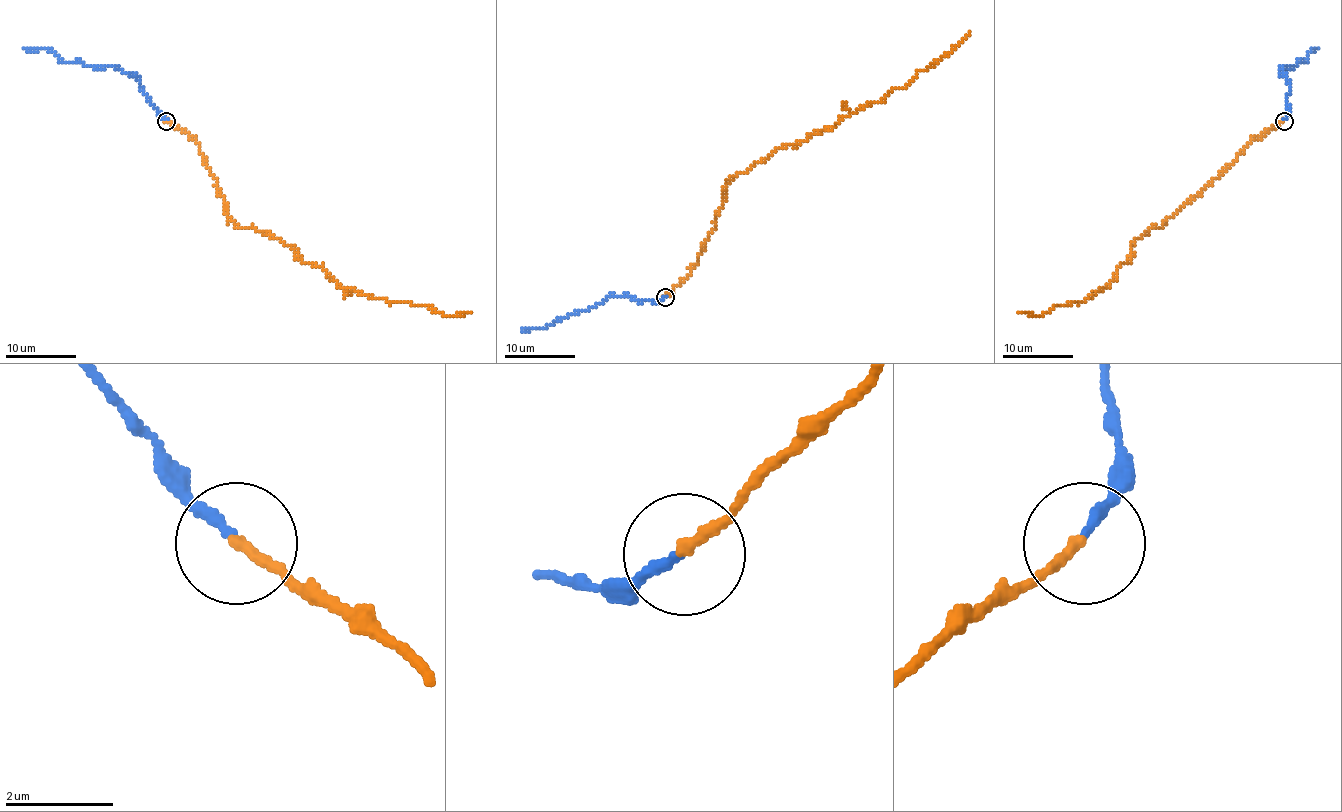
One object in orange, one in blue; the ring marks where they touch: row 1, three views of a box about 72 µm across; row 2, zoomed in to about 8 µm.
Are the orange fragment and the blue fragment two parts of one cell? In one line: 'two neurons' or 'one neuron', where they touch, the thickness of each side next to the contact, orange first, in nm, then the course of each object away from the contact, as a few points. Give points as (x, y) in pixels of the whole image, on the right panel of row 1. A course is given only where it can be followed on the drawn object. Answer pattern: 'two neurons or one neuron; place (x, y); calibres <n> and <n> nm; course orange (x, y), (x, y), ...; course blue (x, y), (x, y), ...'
two neurons; place (1284, 121); calibres 200 and 180 nm; course orange (1284, 121), (1252, 142), (1160, 229), (1151, 227), (1135, 239), (1132, 259), (1105, 287), (1044, 315), (1019, 312); course blue (1284, 119), (1289, 114), (1289, 82), (1282, 75), (1282, 66), (1294, 66), (1315, 49)

